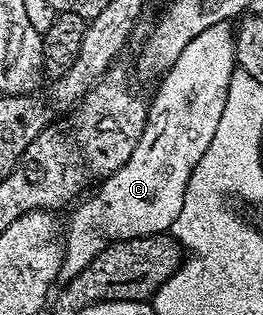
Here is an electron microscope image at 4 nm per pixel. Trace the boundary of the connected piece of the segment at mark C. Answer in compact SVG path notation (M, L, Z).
M222 23L207 27L187 47L183 47L183 55L175 59L175 63L160 78L161 86L157 89L153 101L148 102L149 118L145 121L145 130L131 151L131 159L119 167L109 177L100 182L101 190L97 197L89 197L69 217L69 226L63 229L65 247L65 264L61 266L61 277L68 279L77 277L99 251L103 251L114 241L130 241L136 237L154 237L157 233L168 234L179 220L179 211L183 211L183 195L187 195L187 183L191 179L191 171L203 159L203 151L211 147L211 138L215 135L215 127L219 127L219 115L223 115L223 103L227 101L227 87L235 68L235 33L228 24Z

